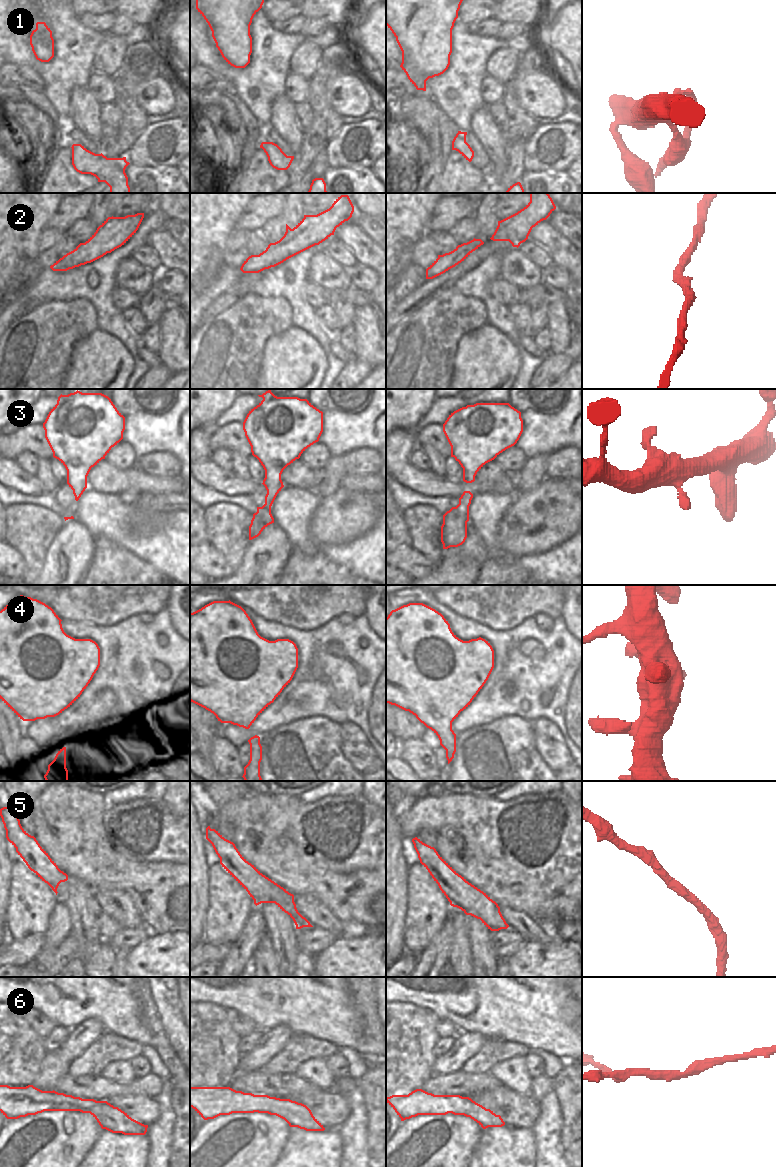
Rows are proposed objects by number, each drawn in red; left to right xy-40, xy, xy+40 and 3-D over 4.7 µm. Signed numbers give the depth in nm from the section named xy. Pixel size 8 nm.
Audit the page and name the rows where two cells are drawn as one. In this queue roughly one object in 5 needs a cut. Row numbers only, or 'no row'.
1

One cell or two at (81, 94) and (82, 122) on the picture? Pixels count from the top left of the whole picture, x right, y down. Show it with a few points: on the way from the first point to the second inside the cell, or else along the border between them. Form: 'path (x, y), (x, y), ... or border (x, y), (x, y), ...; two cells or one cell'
path (82, 101), (82, 115); one cell

